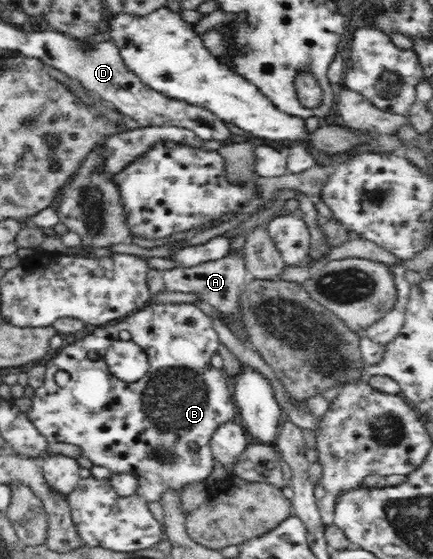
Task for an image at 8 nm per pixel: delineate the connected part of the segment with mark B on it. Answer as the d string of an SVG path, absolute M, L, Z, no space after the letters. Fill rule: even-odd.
M182 303L178 305L166 304L165 306L150 306L145 307L140 311L130 314L126 318L122 318L113 324L108 324L105 327L98 327L92 334L70 344L59 351L53 353L53 357L45 364L47 372L44 384L35 390L32 398L32 408L27 413L40 432L48 438L51 444L72 443L82 447L84 456L87 456L94 464L110 467L114 473L117 472L136 472L142 479L142 488L138 488L138 492L147 498L148 502L161 500L161 494L166 487L176 487L176 489L184 490L187 488L195 488L200 482L204 482L212 472L214 462L216 461L209 442L212 433L221 422L228 419L237 419L237 405L234 403L232 389L229 378L225 375L222 368L212 365L212 358L218 348L221 346L220 338L212 327L211 319L205 315L199 308L190 303ZM121 339L129 339L137 344L145 352L148 362L147 373L136 382L124 382L118 378L113 378L105 361L107 349L116 341ZM90 350L95 350L98 353L98 359L91 360L88 357ZM58 372L67 372L70 376L65 386L60 386L56 382L56 374Z

